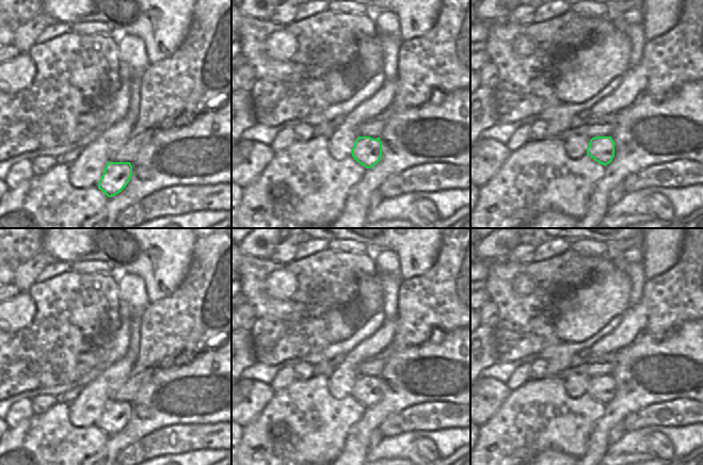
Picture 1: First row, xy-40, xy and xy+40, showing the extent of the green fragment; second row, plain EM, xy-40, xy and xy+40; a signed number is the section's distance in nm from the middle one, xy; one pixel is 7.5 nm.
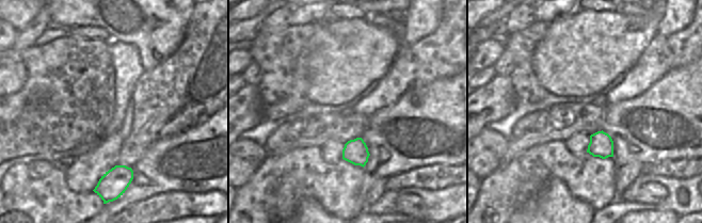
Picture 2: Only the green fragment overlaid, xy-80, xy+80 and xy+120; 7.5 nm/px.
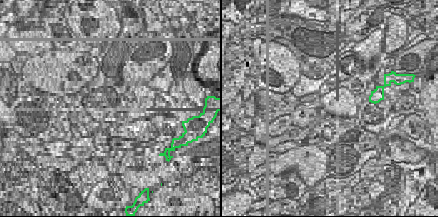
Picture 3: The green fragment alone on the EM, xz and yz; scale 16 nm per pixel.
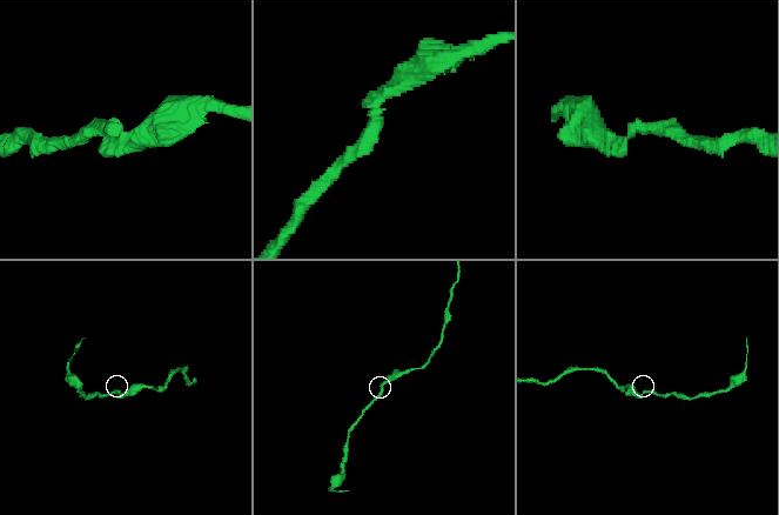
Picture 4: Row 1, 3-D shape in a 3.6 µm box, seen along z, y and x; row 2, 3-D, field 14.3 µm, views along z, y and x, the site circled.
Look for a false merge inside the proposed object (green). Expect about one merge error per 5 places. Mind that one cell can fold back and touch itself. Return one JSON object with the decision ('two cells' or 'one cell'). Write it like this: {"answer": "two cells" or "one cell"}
{"answer": "one cell"}

